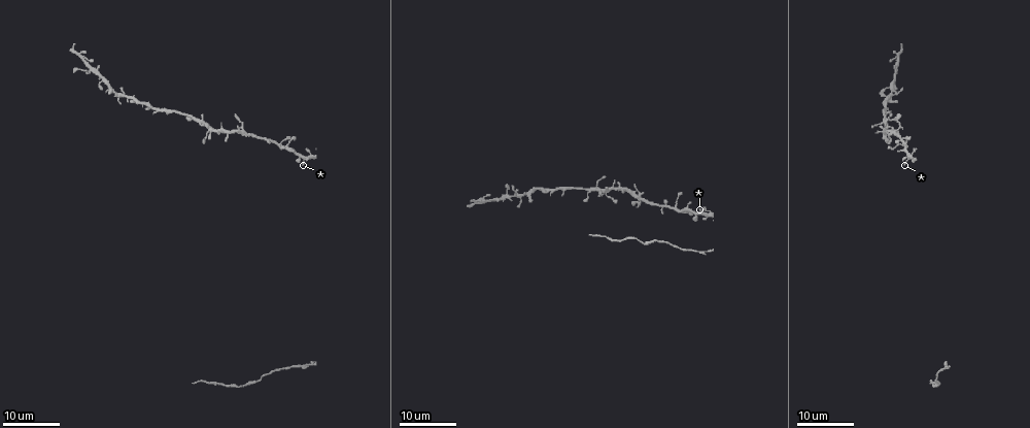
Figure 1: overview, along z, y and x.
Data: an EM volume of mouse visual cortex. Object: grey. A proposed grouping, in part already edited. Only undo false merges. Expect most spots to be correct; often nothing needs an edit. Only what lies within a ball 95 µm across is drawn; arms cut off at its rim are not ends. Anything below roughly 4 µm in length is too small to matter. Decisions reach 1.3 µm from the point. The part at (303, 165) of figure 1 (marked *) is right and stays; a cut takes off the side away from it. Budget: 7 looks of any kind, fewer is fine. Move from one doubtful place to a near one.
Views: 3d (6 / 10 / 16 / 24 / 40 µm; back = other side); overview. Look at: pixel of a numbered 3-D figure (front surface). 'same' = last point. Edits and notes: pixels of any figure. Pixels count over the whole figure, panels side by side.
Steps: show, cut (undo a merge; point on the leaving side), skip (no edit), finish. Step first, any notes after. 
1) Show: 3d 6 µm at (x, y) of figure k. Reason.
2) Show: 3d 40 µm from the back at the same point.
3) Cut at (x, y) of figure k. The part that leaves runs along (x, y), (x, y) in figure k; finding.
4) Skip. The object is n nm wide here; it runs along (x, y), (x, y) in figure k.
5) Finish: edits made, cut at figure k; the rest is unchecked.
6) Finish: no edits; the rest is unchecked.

Show: 3d 24 µm at (241, 129) of figure 1. Four-way junction.

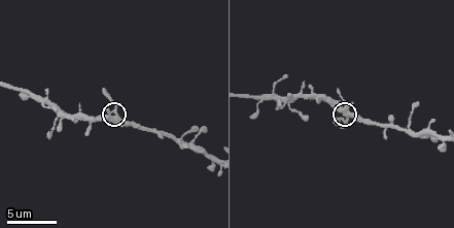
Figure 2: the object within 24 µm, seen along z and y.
Show: 3d 6 µm at (347, 115) of figure 2.

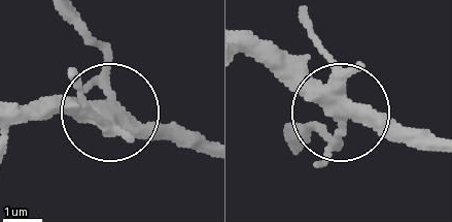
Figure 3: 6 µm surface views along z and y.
Show: 3d 6 µm from the back at (108, 102) of figure 3.

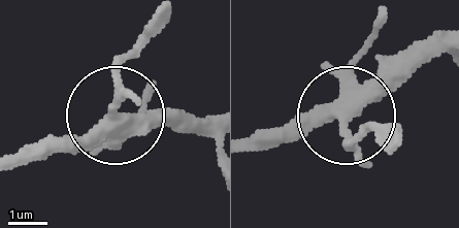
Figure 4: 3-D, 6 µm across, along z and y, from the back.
Skip. The object is 300 nm wide here; it runs along (18, 167), (106, 127), (120, 58), (150, 19) in figure 4; continuous, no second neuron.

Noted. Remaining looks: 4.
Show: 3d 24 µm at (512, 198) of figure 1. A narrow waist.

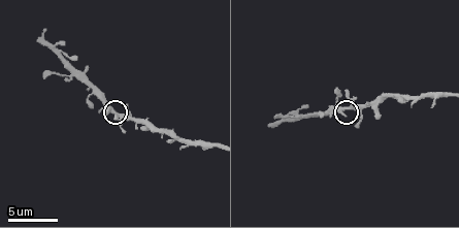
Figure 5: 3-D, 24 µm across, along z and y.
Show: 3d 10 µm at (347, 108) of figure 5. Closer look.

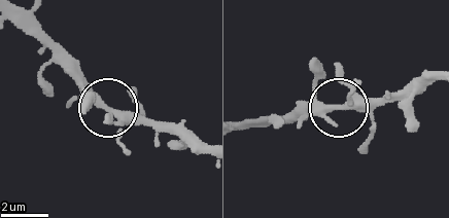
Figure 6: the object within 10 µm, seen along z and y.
Skip. The object is 270 nm wide here; it runs along (205, 153), (122, 118), (53, 49) in figure 6; one neuron here.

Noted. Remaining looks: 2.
Show: 3d 10 µm at (58, 117) of figure 2. Four or more arms meet.

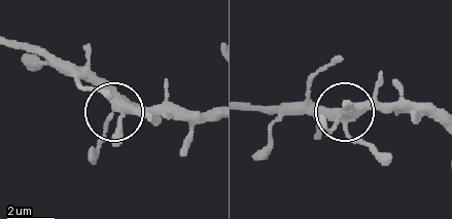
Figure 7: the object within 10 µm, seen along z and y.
Skip. 5 arms meet here; all the same neuron.

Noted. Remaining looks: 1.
Finish: no edits; the rest is unchecked.

